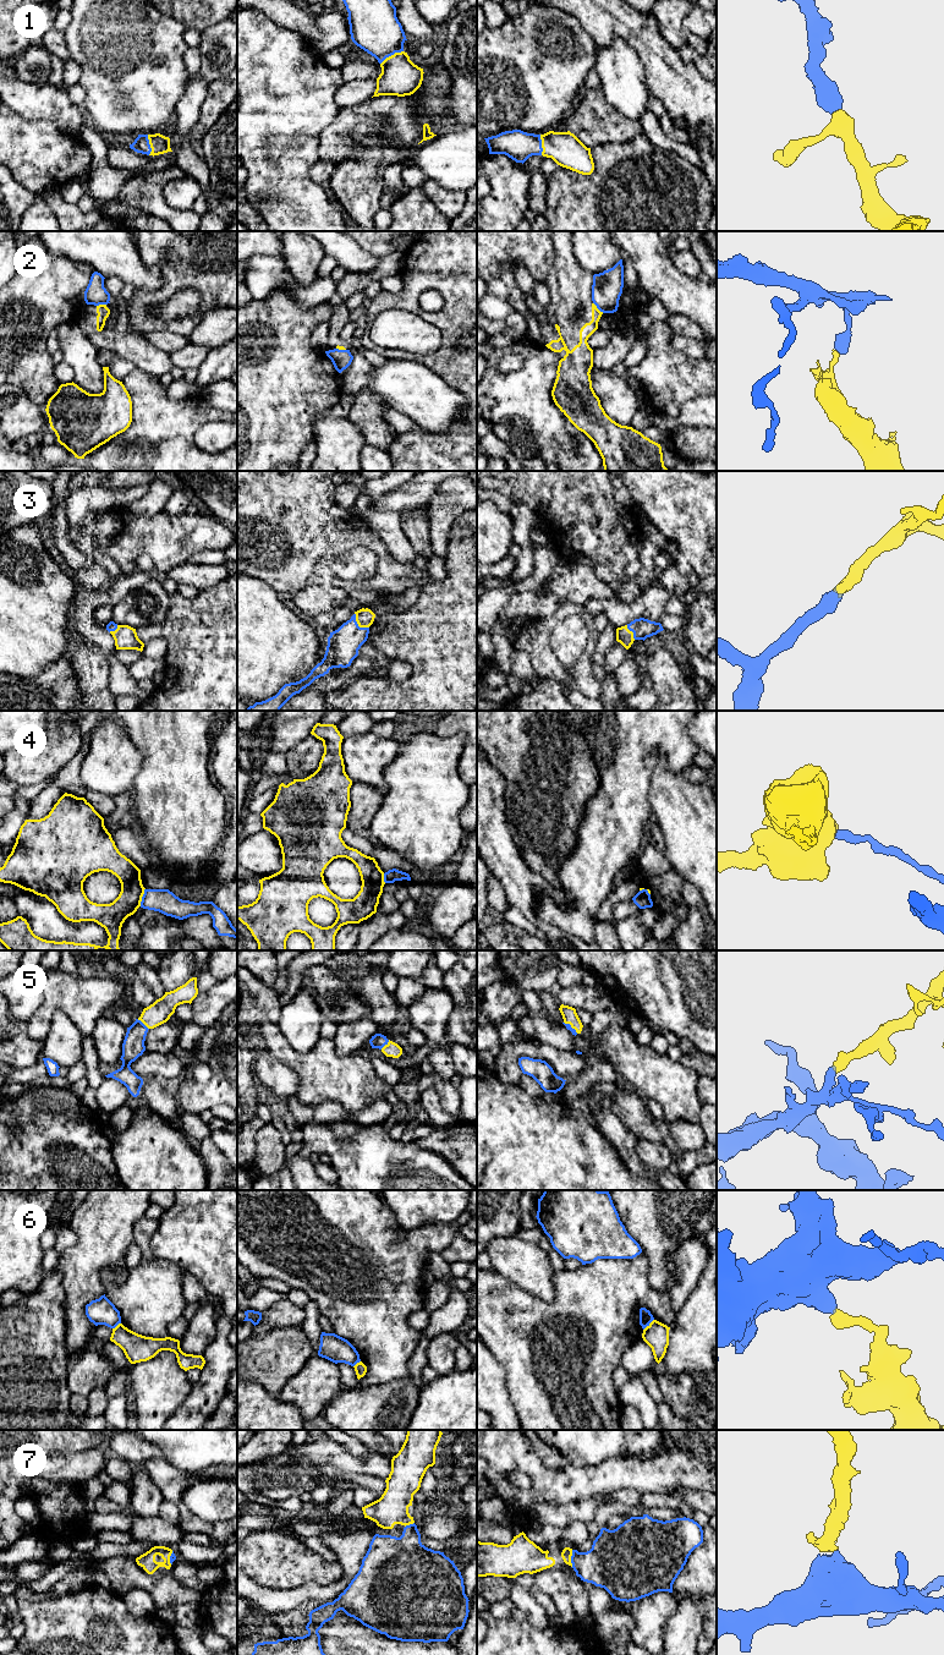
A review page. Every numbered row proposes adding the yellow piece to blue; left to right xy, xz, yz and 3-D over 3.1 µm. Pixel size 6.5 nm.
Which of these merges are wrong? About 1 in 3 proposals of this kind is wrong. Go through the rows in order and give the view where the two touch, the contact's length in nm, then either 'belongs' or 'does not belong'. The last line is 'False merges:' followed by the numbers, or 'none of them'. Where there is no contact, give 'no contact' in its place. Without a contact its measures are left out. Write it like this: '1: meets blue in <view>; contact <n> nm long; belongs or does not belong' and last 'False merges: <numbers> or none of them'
1: meets blue in xz; contact 180 nm long; belongs
2: meets blue in yz; contact 100 nm long; does not belong
3: meets blue in xz; contact 140 nm long; belongs
4: meets blue in xy; contact 120 nm long; does not belong
5: meets blue in xy; contact 100 nm long; belongs
6: meets blue in yz; contact 100 nm long; does not belong
7: meets blue in yz; contact 110 nm long; belongs
False merges: 2, 4, 6

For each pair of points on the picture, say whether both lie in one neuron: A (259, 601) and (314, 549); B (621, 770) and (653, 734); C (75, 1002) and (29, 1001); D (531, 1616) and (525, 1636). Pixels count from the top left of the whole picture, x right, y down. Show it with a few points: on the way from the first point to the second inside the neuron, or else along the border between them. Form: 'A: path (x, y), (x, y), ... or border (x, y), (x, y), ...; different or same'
A: border (250, 576), (263, 580), (286, 604); different
B: path (630, 761), (632, 755), (645, 743); same
C: border (44, 1001), (26, 1023); different
D: border (525, 1620), (537, 1627), (548, 1626); different

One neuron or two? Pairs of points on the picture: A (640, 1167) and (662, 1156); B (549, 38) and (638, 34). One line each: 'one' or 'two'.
A: two
B: two

